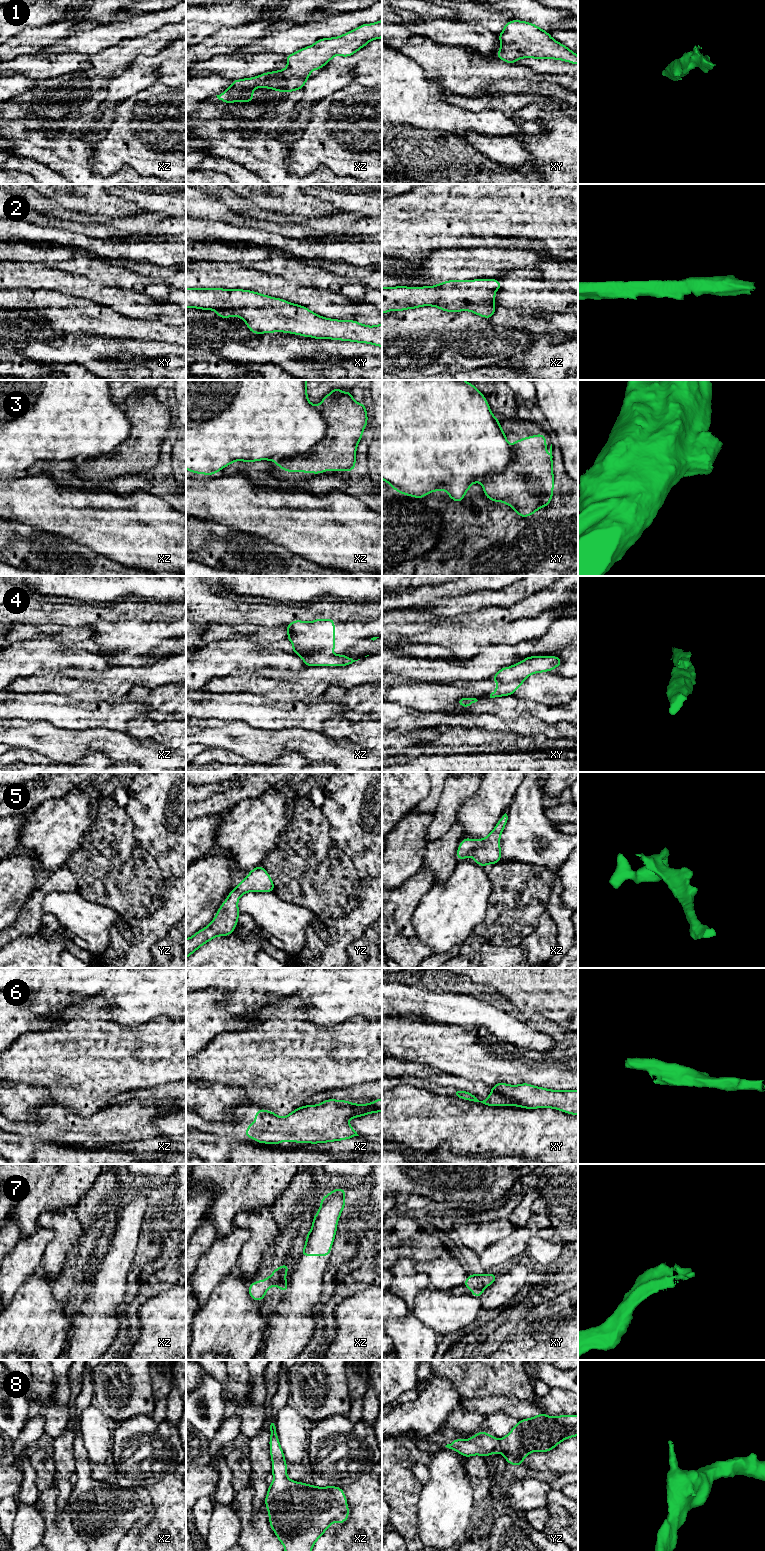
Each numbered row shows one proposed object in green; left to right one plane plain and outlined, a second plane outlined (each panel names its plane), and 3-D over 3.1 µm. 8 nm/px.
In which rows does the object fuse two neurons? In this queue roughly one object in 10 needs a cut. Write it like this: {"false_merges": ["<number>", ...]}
{"false_merges": ["3", "7"]}

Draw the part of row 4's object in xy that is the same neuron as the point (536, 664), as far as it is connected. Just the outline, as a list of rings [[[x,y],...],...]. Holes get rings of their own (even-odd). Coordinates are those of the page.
[[[528,656],[517,664],[501,668],[492,677],[498,686],[490,698],[513,695],[528,676],[551,671],[561,664],[562,660],[557,656]]]

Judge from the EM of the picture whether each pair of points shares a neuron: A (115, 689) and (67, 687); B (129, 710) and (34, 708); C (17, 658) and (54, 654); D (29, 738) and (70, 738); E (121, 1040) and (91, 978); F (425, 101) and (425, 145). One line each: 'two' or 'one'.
A: one
B: one
C: one
D: one
E: two
F: two

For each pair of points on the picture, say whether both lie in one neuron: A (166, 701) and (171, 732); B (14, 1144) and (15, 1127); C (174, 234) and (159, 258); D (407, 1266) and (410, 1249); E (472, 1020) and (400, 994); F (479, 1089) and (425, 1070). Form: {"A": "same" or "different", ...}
{"A": "different", "B": "different", "C": "same", "D": "different", "E": "same", "F": "same"}

